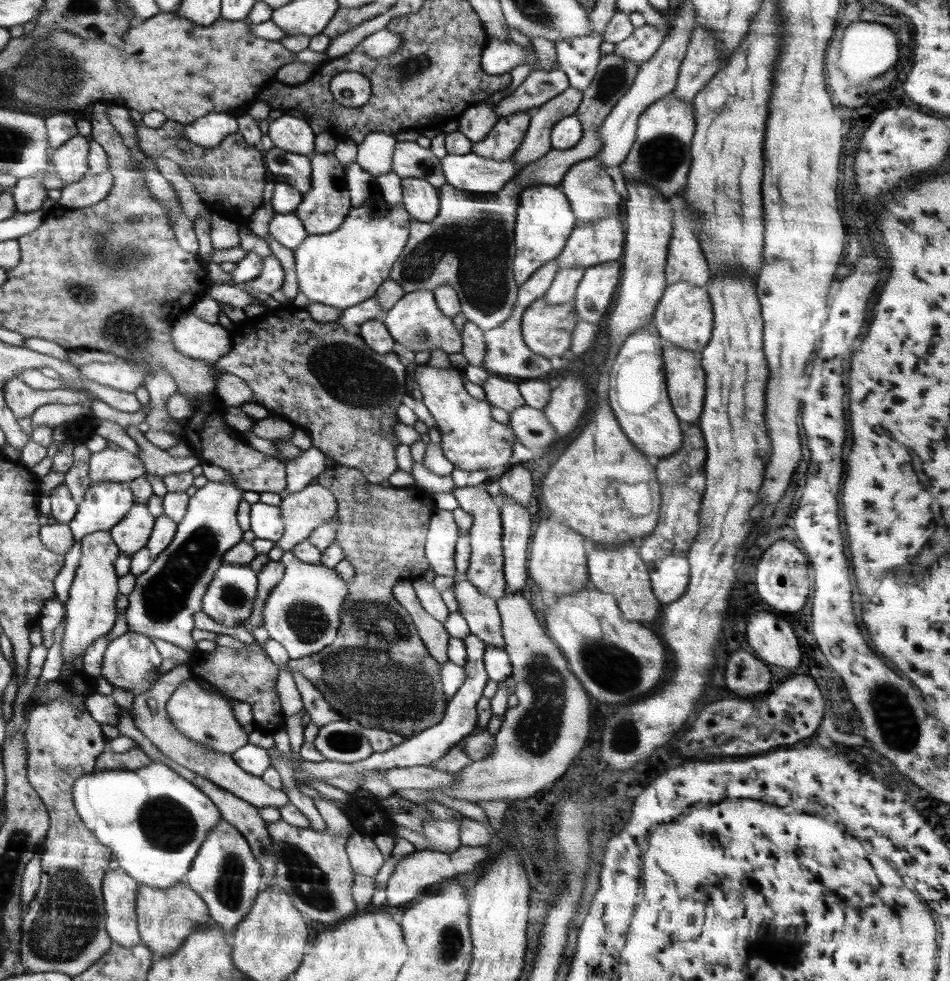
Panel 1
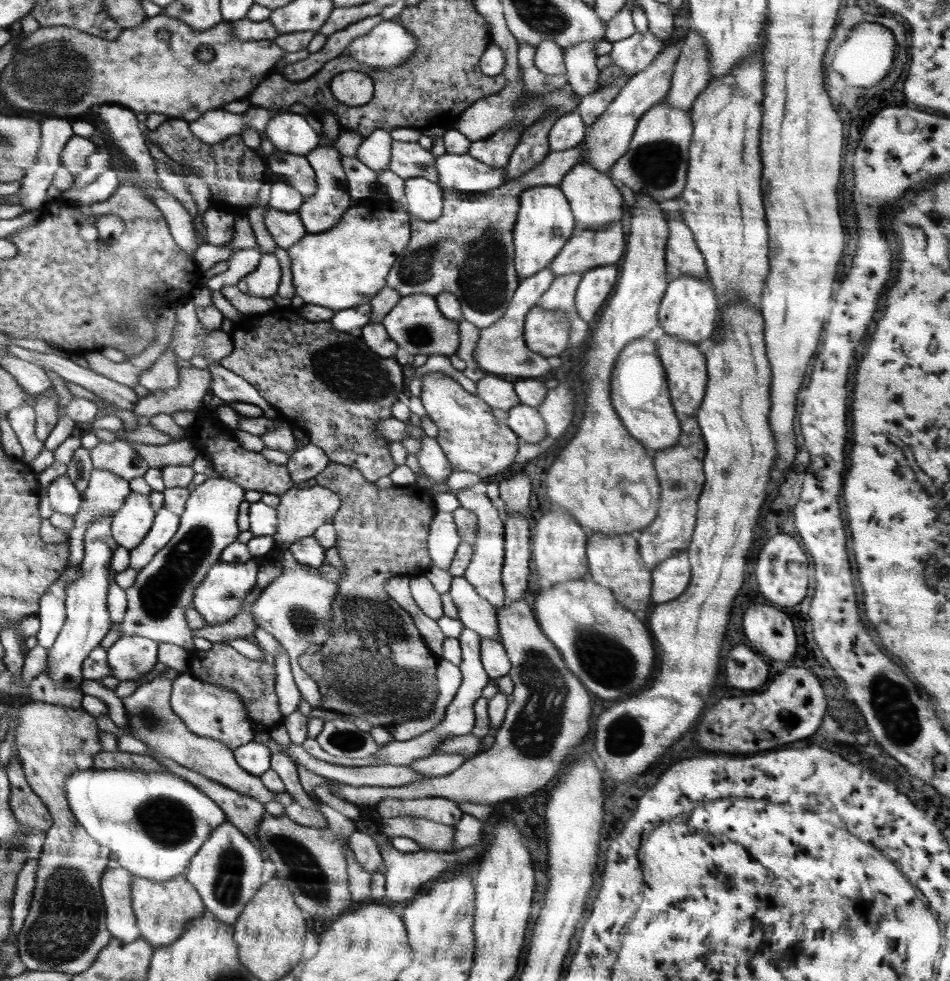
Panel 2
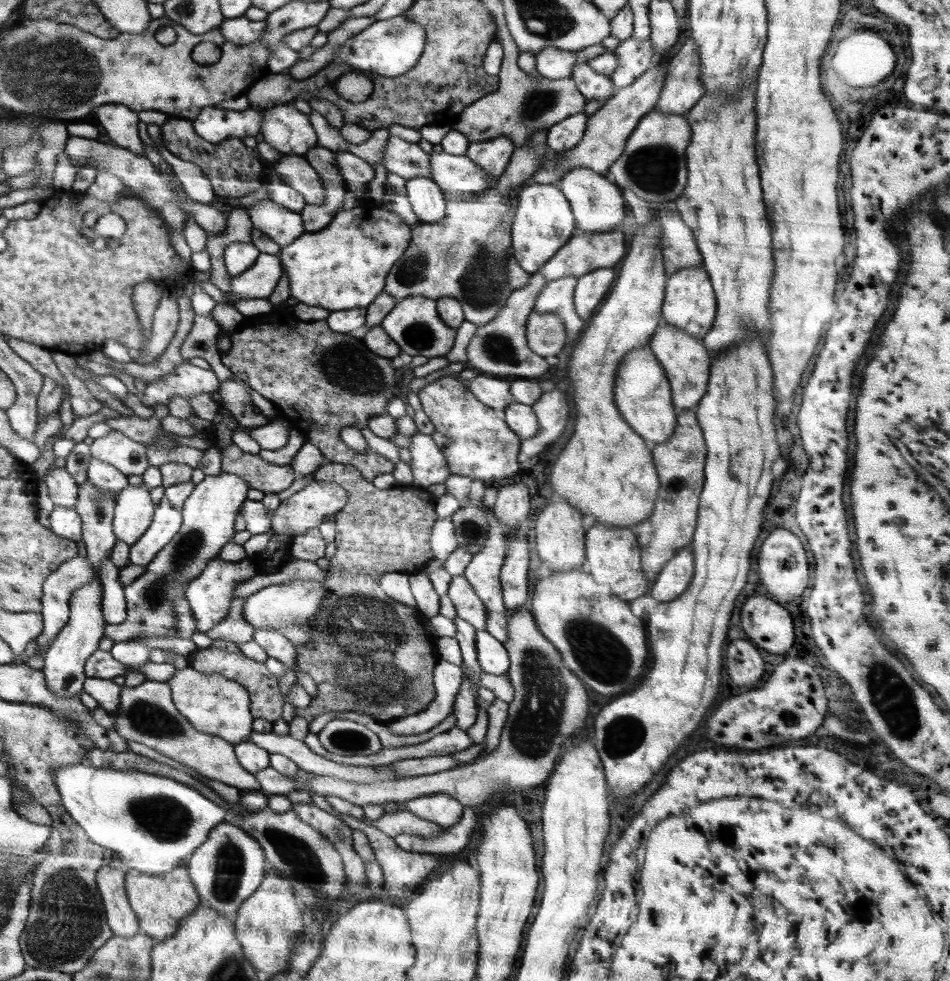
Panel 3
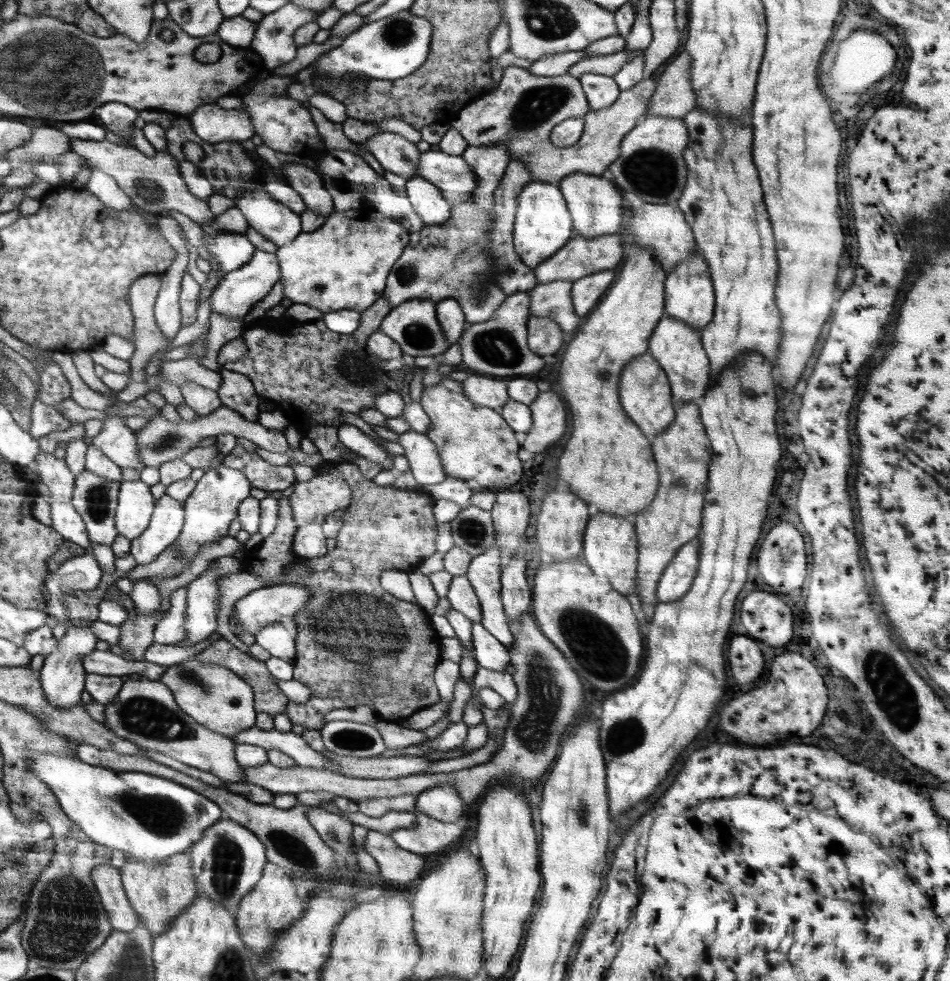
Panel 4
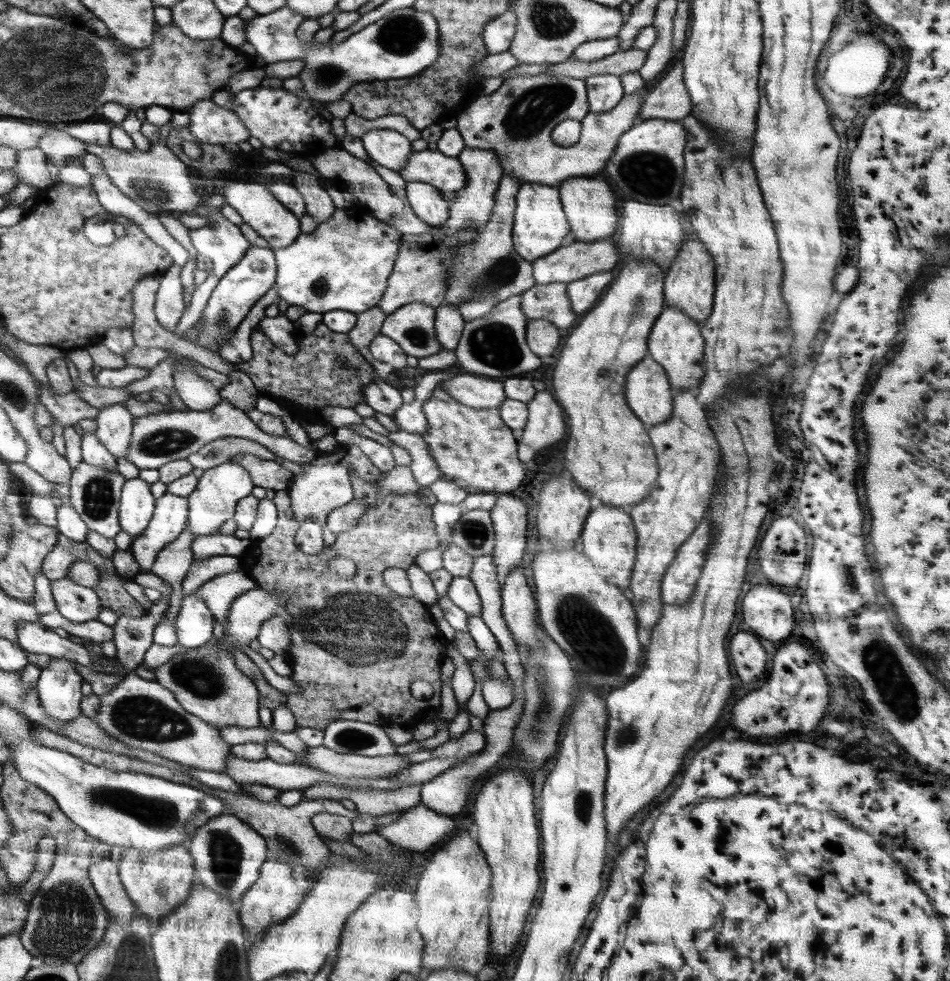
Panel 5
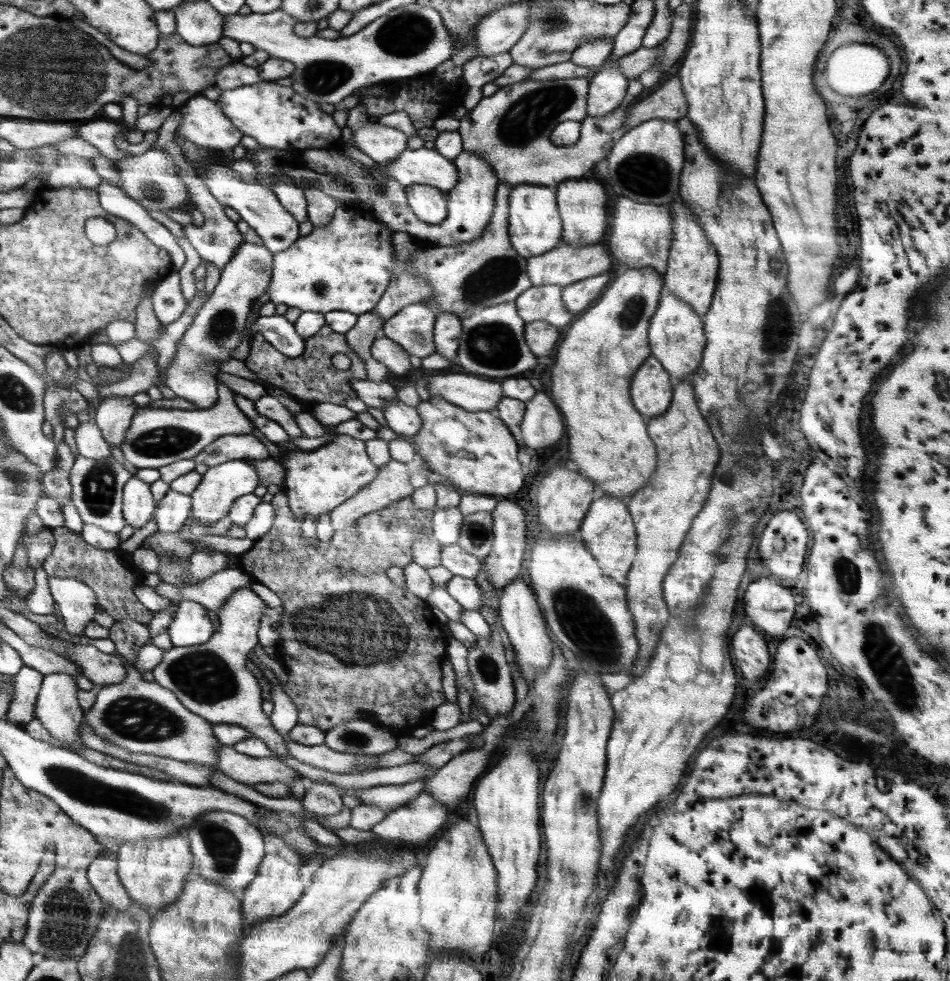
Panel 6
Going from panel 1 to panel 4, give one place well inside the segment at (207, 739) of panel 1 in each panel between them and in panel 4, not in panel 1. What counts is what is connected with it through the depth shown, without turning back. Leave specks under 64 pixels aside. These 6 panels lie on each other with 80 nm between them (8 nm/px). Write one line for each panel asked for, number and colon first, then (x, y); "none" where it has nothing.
2: (210, 710)
3: (212, 703)
4: (215, 697)

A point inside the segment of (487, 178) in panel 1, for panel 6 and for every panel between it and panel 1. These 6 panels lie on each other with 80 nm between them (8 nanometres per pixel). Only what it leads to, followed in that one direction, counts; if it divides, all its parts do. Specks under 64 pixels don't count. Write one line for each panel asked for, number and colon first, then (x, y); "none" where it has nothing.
2: (460, 173)
3: (455, 175)
4: (452, 175)
5: (446, 173)
6: (425, 166)

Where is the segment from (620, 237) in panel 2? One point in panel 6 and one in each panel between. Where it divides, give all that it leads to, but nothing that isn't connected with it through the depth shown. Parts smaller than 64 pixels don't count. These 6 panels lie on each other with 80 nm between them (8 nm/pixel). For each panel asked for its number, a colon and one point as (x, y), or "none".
3: (584, 252)
4: (580, 256)
5: (574, 260)
6: (563, 265)

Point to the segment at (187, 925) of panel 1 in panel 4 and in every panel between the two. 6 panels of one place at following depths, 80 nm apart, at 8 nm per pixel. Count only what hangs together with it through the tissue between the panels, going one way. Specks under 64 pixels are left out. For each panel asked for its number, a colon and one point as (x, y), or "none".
2: (163, 909)
3: (161, 901)
4: (159, 894)

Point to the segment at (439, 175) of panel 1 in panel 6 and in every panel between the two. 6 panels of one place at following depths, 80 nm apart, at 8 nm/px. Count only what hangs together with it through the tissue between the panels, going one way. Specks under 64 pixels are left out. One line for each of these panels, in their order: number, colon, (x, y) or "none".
2: (408, 160)
3: (408, 160)
4: (396, 154)
5: (389, 148)
6: (383, 144)

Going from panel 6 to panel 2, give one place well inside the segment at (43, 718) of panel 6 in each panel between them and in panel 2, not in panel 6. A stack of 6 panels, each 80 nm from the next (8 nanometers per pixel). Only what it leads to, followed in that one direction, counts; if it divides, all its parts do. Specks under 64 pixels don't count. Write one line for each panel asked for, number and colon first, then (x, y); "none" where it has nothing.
2: (87, 622)
3: (65, 661)
4: (62, 676)
5: (59, 684)

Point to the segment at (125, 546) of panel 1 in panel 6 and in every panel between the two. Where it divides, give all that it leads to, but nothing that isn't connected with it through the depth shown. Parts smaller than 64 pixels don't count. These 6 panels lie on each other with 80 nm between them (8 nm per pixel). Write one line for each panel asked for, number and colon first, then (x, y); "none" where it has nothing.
2: (130, 525)
3: (134, 506)
4: (135, 506)
5: (137, 504)
6: (139, 504)

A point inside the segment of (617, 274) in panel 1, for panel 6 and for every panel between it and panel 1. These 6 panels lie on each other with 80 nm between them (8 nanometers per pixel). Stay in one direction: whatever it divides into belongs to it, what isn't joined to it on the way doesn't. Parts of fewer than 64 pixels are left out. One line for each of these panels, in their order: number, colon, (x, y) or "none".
2: (596, 285)
3: (589, 293)
4: (587, 292)
5: (583, 294)
6: (577, 297)

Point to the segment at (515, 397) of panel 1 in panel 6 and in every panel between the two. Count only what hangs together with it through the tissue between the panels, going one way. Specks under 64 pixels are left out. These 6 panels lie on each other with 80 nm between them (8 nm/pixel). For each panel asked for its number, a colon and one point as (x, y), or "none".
2: (493, 389)
3: (488, 389)
4: (486, 391)
5: (477, 391)
6: (472, 392)

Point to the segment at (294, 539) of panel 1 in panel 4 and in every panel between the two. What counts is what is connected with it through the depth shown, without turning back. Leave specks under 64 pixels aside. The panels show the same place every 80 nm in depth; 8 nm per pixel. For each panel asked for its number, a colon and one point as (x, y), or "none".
2: (300, 512)
3: (319, 501)
4: (312, 501)

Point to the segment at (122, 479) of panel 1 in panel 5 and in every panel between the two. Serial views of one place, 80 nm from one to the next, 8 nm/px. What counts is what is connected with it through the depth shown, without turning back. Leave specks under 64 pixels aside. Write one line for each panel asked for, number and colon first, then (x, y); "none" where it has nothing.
2: (120, 457)
3: (129, 457)
4: (118, 442)
5: (115, 424)

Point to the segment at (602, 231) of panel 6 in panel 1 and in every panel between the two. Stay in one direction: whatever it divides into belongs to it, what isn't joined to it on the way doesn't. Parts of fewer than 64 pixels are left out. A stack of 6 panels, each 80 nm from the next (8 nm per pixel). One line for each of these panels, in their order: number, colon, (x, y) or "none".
1: (590, 190)
2: (595, 202)
3: (598, 206)
4: (595, 204)
5: (590, 206)

